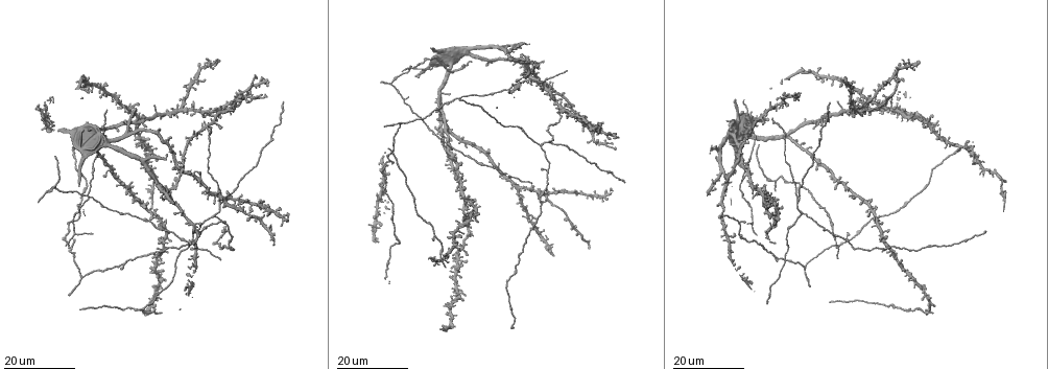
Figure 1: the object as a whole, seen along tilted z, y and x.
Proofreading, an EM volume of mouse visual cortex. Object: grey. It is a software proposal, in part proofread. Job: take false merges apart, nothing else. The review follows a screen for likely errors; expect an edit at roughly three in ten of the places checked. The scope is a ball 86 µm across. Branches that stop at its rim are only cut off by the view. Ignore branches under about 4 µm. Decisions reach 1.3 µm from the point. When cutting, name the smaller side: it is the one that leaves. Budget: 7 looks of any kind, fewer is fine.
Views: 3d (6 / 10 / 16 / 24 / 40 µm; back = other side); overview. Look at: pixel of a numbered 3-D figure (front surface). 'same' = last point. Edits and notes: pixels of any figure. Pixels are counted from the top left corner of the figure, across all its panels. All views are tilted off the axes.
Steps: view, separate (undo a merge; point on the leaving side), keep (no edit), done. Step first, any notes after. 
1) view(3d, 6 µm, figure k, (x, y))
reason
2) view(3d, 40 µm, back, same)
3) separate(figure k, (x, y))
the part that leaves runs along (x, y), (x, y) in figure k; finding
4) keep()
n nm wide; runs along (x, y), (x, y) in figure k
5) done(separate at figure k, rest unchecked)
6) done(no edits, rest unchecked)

view(3d, 24 µm, figure 1, (797, 199))
two arms in line, one across

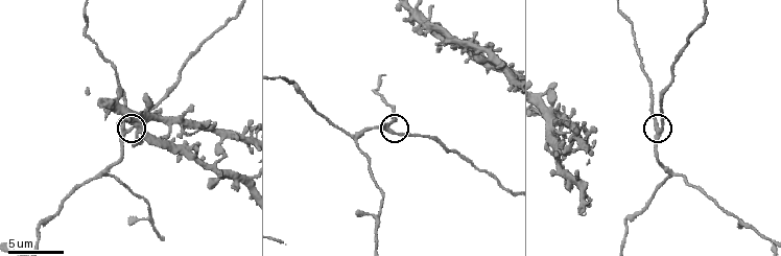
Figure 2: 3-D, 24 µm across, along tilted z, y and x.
view(3d, 10 µm, figure 2, (659, 131))

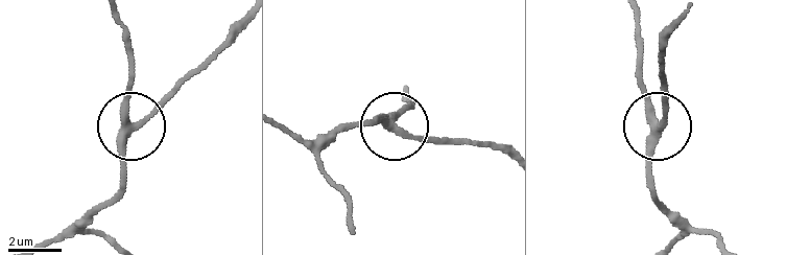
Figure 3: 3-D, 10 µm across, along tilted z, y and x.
keep()
runs along (406, 87), (402, 128), (462, 138) in figure 3; one cell here

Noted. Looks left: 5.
view(3d, 24 µm, figure 1, (804, 271))
two arms in line, one across

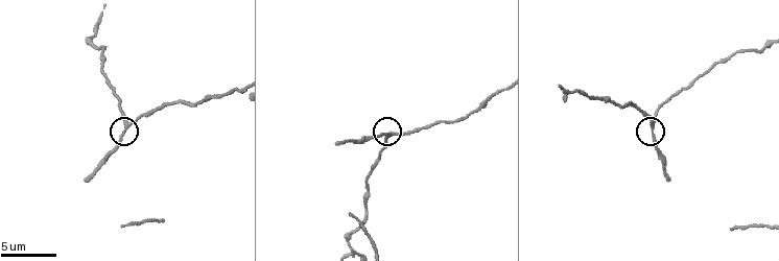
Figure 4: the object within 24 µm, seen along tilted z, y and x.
view(3d, 10 µm, figure 4, (127, 128))

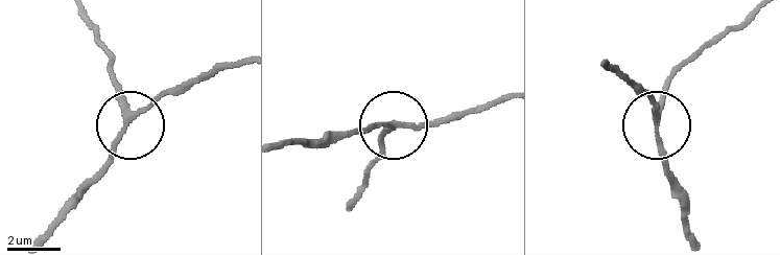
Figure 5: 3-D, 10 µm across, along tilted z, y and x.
keep()
200 nm wide; runs along (507, 96), (421, 124), (327, 134) in figure 5; continuous, no second cell

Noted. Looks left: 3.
view(3d, 16 µm, figure 1, (525, 80))
two arms in line, one across

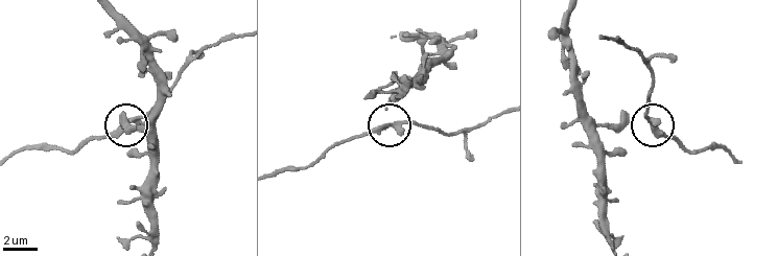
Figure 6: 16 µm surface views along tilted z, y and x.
view(3d, 10 µm, figure 6, (653, 122))
zoom in

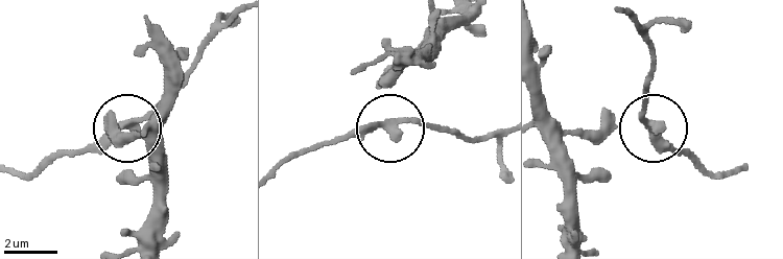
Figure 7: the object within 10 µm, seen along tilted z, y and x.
keep()
side arm 15 µm; runs along (539, 107), (578, 133), (654, 126), (642, 100), (645, 84) in figure 7; all the same cell

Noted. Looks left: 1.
view(3d, 10 µm, figure 2, (675, 173))
three arms meet

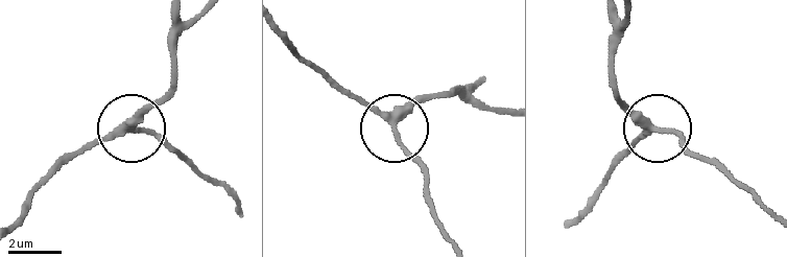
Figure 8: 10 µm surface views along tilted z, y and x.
keep()
240 nm wide; runs along (609, 14), (617, 94), (653, 123), (623, 156) in figure 8; continuous, no second cell

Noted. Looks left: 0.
done(no edits, rest unchecked)

